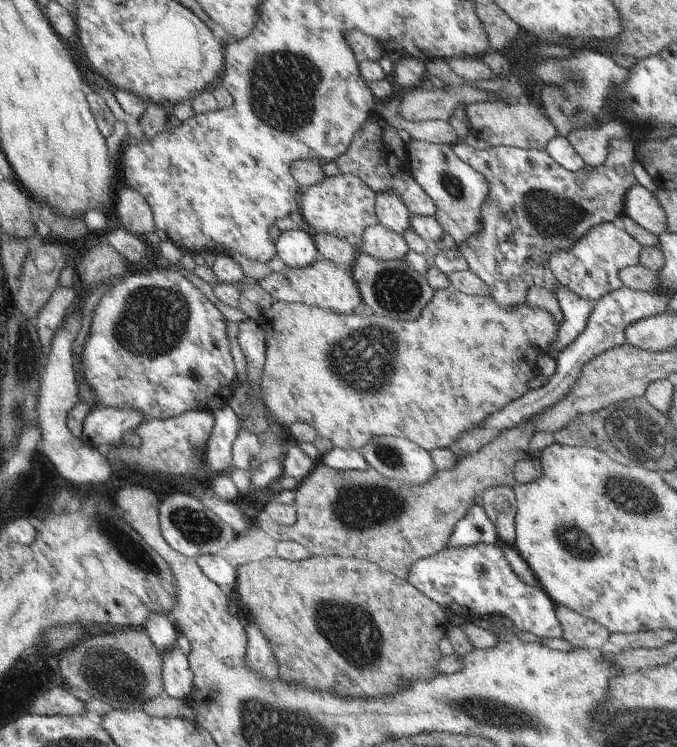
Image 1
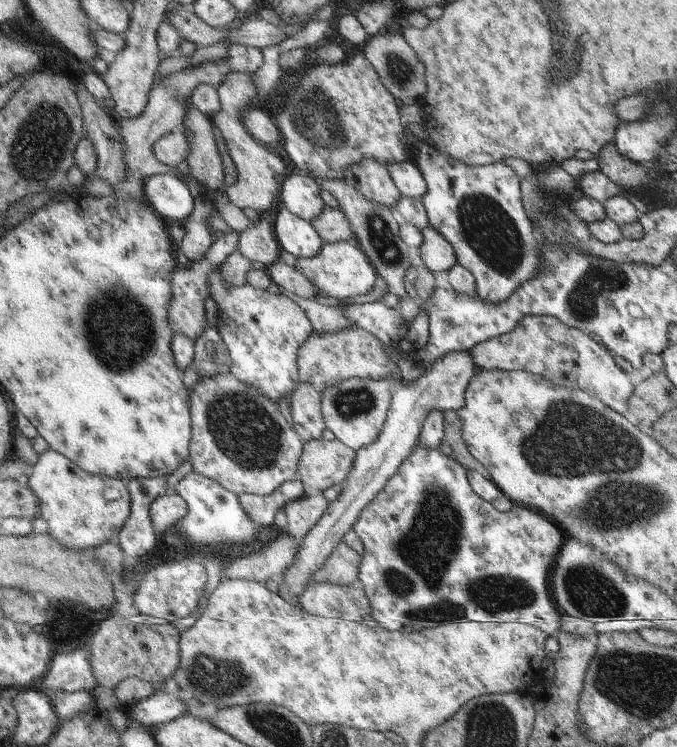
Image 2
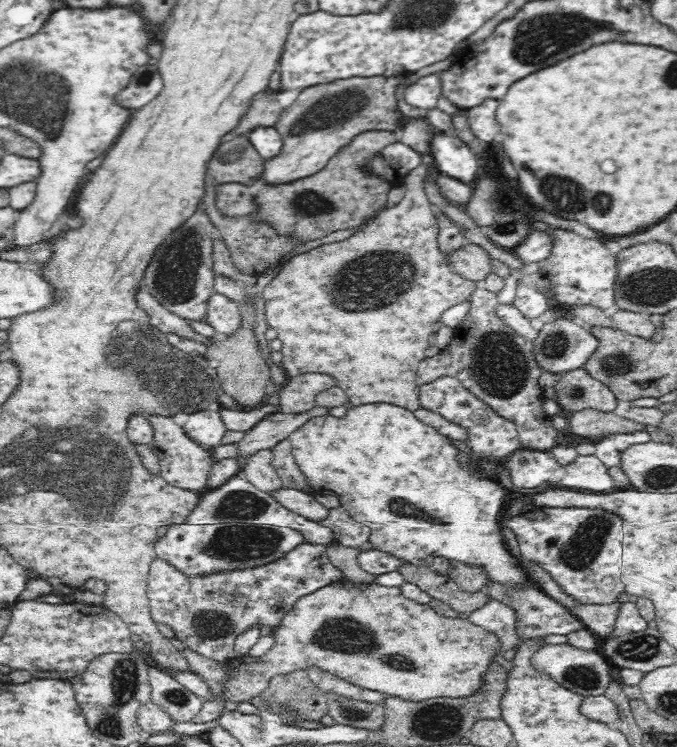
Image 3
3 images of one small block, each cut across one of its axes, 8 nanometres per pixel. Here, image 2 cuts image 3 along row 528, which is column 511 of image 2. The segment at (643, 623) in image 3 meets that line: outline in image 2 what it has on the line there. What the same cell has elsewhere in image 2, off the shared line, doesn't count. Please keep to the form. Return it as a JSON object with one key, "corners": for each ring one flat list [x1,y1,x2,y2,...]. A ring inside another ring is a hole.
{"corners":[[415,445,413,450,399,463,396,473,387,480,386,485,379,490,375,498,366,504,359,512,357,519,352,525,353,531,362,542,364,547,364,560,360,563,358,585,363,594,367,597,372,618,380,629,383,624,387,626,384,631,392,632,419,632,426,628,441,627,442,624,453,624,459,621,473,621,474,623,522,623,531,625,543,631,546,635,553,635,559,629,559,614,549,602,547,594,547,570,553,562,555,552,561,550,565,536,563,529,548,514,540,510,513,504,512,509,507,513,499,512,496,508,472,491,470,484,467,484,465,470,459,466,455,459,451,460,439,447,426,448]]}

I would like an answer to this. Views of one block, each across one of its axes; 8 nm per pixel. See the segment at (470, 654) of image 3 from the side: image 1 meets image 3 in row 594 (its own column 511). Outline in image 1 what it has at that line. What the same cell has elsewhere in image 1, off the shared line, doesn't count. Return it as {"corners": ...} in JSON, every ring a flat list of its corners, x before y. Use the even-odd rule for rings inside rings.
{"corners":[[451,286,436,290,421,310,421,316,413,322,389,320,389,318,375,313,371,313,370,316,363,316,363,318,354,314,340,315,303,303,274,301,262,314,260,325,264,330,264,361,258,392,262,395,262,404,264,410,268,413,268,420,276,422,282,428,289,427,293,423,304,422,311,426,317,435,329,439,333,447,355,449,357,452,370,439,387,435,413,441,427,452,433,450,433,448,448,448,455,440,460,438,459,434,467,433,479,427,486,422,488,417,491,417,497,411,501,411,509,403,515,402,521,395,527,394,531,376,533,376,533,366,537,362,535,358,552,350,552,345,558,338,559,330,552,314,544,308,531,308,525,302,519,303,516,307,502,307,496,303,491,295,470,295,453,289]]}

